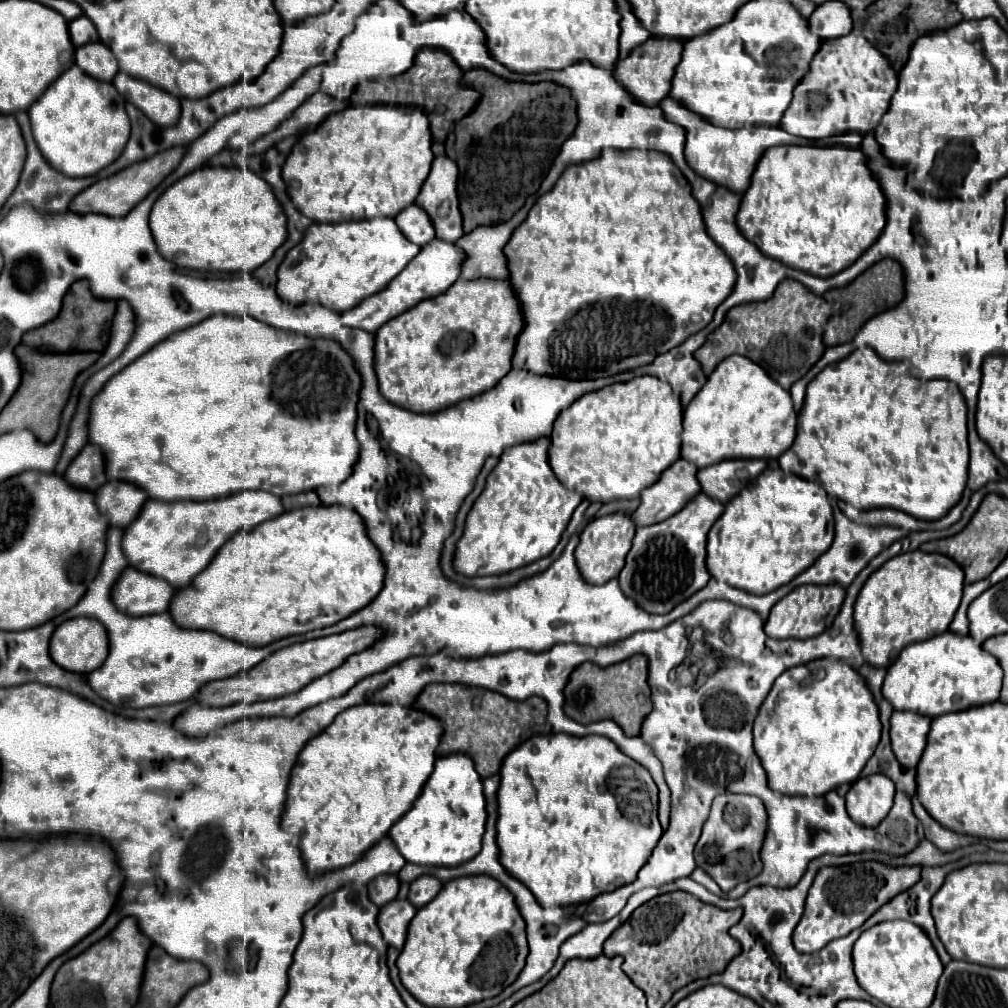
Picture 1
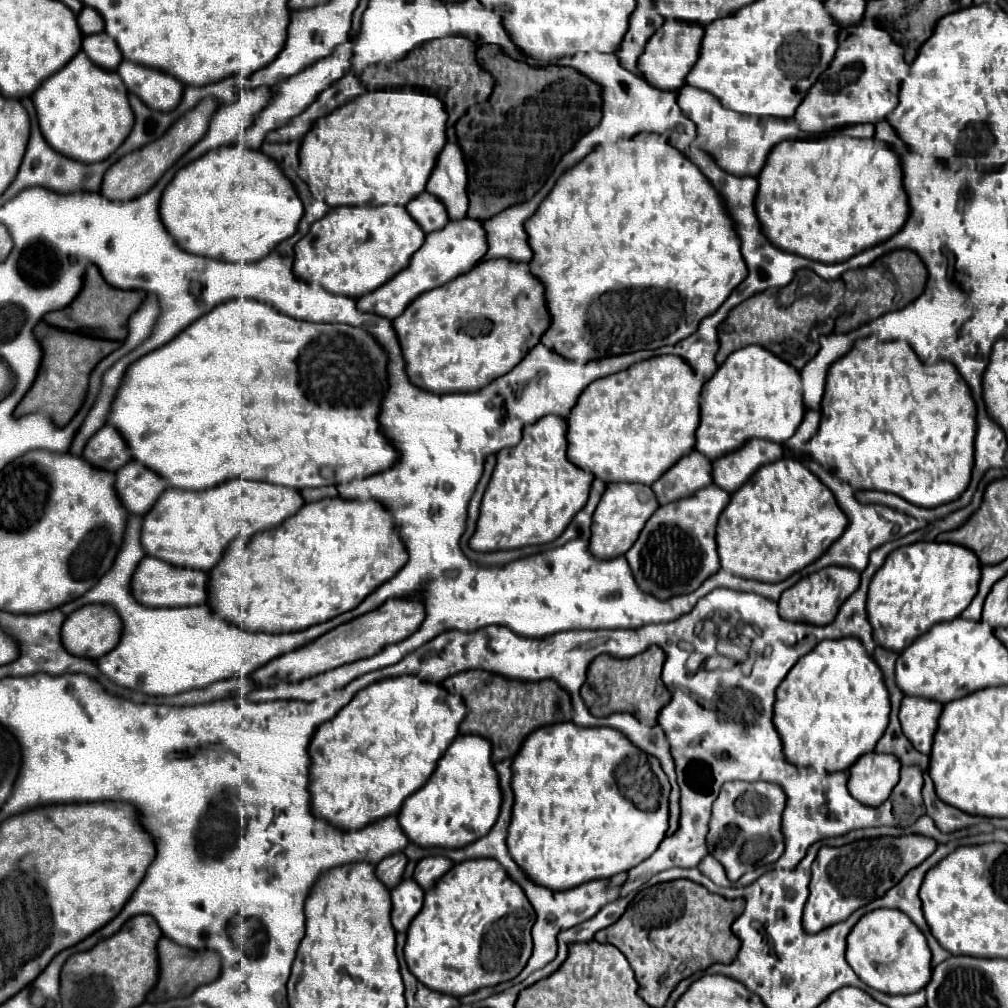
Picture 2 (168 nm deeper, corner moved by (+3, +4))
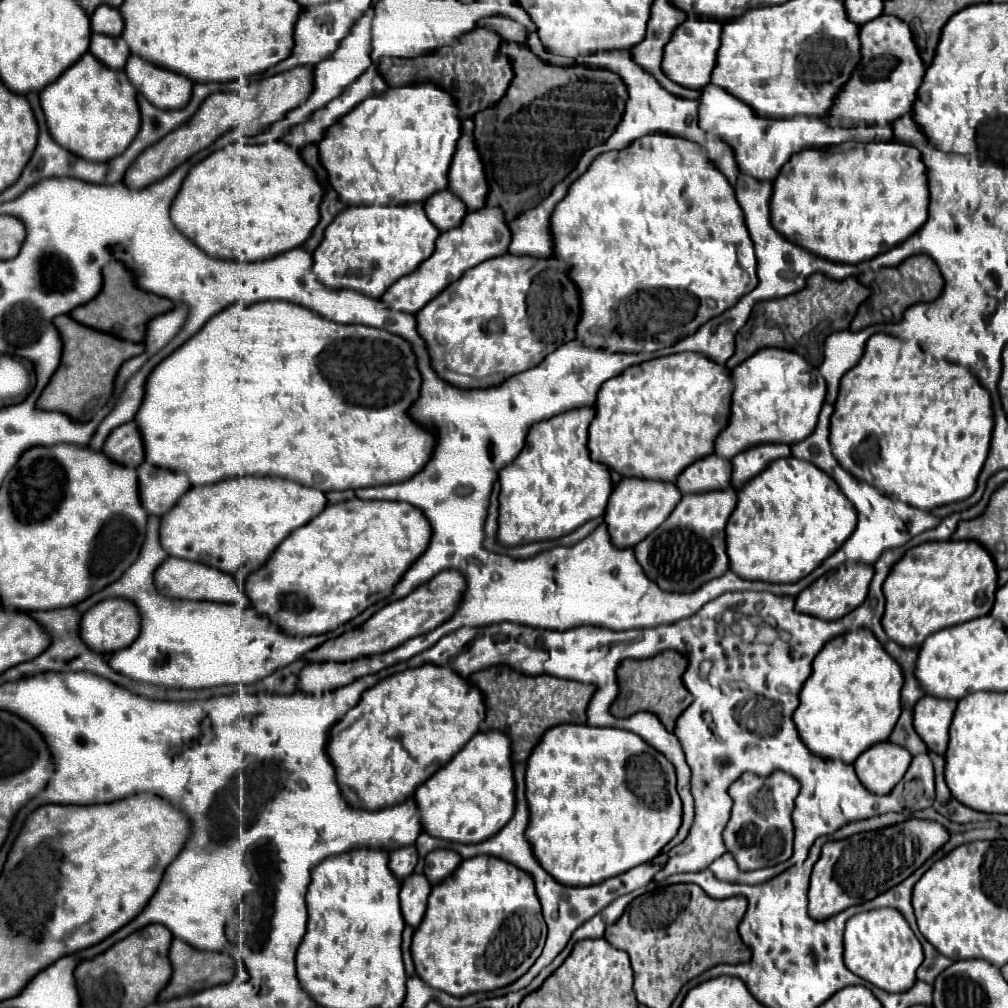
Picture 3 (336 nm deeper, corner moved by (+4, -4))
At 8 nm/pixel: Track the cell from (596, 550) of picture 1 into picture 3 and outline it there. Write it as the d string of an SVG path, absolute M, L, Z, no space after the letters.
M622 479L618 487L612 491L608 499L608 507L604 513L604 523L610 535L612 545L616 547L634 547L640 543L648 533L652 533L676 507L680 501L678 489L674 489L674 483L662 485L662 481L642 481L642 479Z

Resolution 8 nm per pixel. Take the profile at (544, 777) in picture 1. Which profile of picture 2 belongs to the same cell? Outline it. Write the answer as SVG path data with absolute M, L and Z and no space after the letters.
M571 721L567 723L555 723L555 725L547 725L543 729L537 729L535 733L531 733L519 753L515 755L513 761L513 793L515 793L515 805L513 805L513 817L511 817L511 825L509 825L509 837L507 837L507 845L509 845L509 853L513 857L513 861L519 863L519 867L529 875L531 881L535 881L537 885L555 889L555 891L563 891L563 889L571 889L577 885L583 885L587 881L593 879L605 879L605 877L613 877L621 871L629 871L635 865L639 865L643 859L647 859L663 841L667 829L669 829L669 793L671 793L671 785L667 781L667 775L663 773L659 759L651 757L649 753L643 753L637 745L633 745L621 731L611 729L611 727L579 727Z

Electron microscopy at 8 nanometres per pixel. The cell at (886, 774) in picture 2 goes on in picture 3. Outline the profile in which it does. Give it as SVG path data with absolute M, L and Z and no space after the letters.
M884 741L882 745L874 745L864 751L856 759L854 769L860 783L870 793L888 795L904 777L910 761L912 755L906 753L904 747L890 745L890 741Z

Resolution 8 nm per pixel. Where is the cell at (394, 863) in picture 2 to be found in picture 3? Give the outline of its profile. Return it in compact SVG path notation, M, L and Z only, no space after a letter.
M406 847L406 849L396 849L394 853L390 853L388 857L388 869L394 873L396 879L404 879L408 875L412 875L414 867L416 867L418 855L416 855L416 847Z

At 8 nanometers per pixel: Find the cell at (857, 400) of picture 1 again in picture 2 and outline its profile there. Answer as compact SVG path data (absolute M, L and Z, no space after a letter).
M873 335L857 339L851 353L829 369L821 413L819 431L805 445L805 451L837 471L853 489L887 491L919 507L937 507L949 501L927 499L955 501L971 481L977 433L977 407L971 389L953 363L923 363L907 341L879 341Z

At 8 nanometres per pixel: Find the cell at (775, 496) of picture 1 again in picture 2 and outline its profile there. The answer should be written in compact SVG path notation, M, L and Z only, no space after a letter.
M791 457L777 459L757 469L755 475L731 495L729 505L721 513L717 523L717 545L721 567L727 573L733 573L743 579L779 583L789 575L793 575L795 571L801 571L803 567L817 561L841 537L847 523L849 521L841 511L841 507L837 505L835 495L819 481L815 473L809 471L809 467Z

